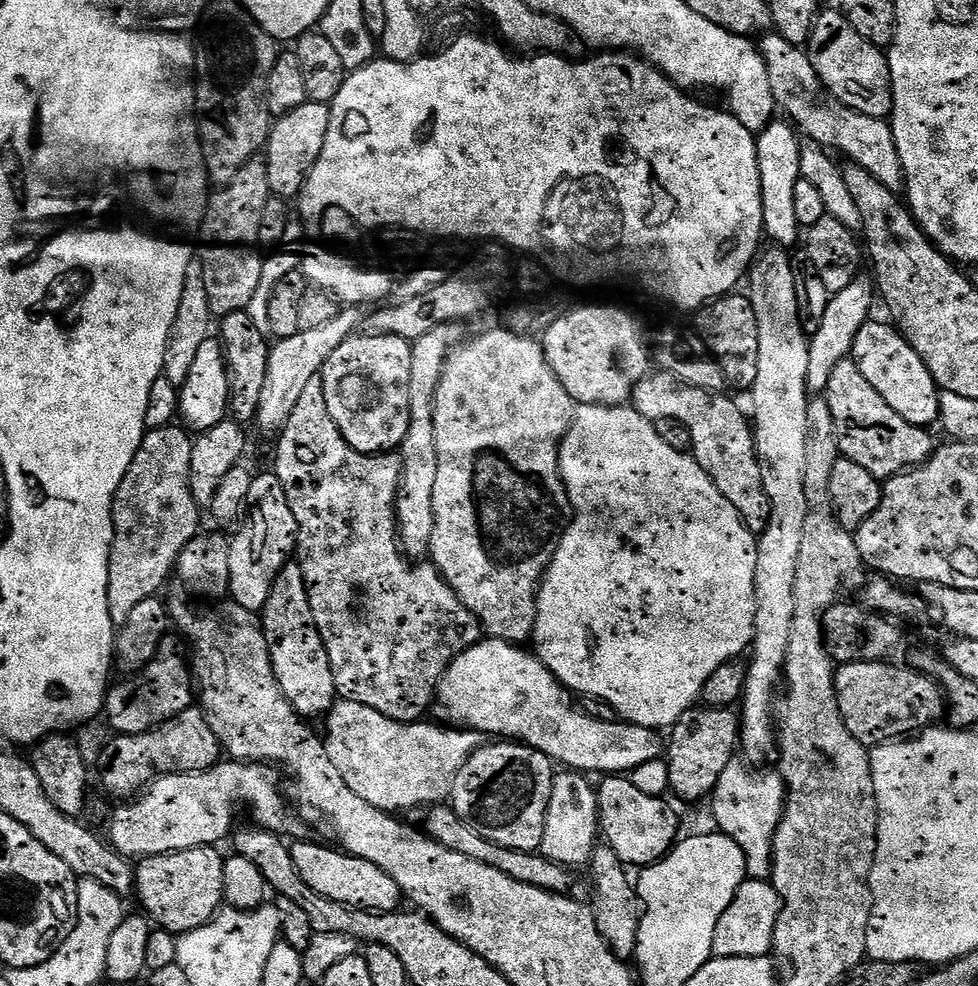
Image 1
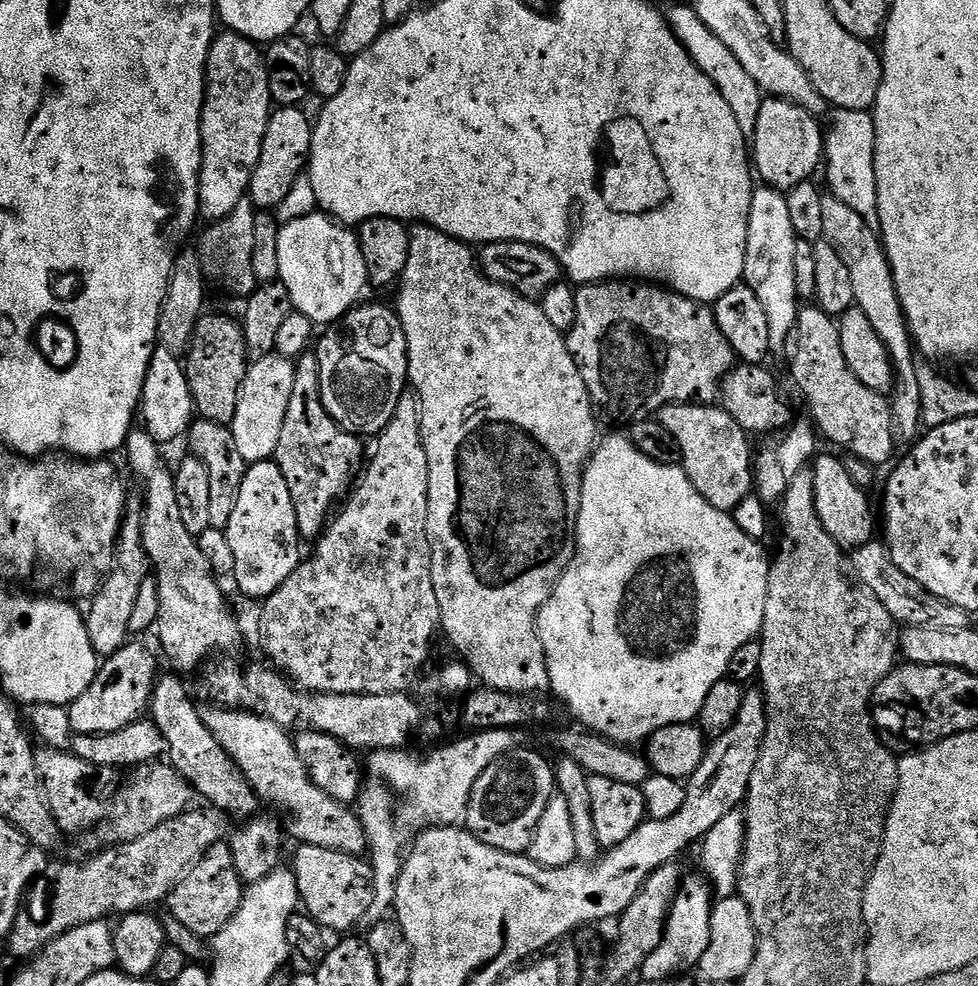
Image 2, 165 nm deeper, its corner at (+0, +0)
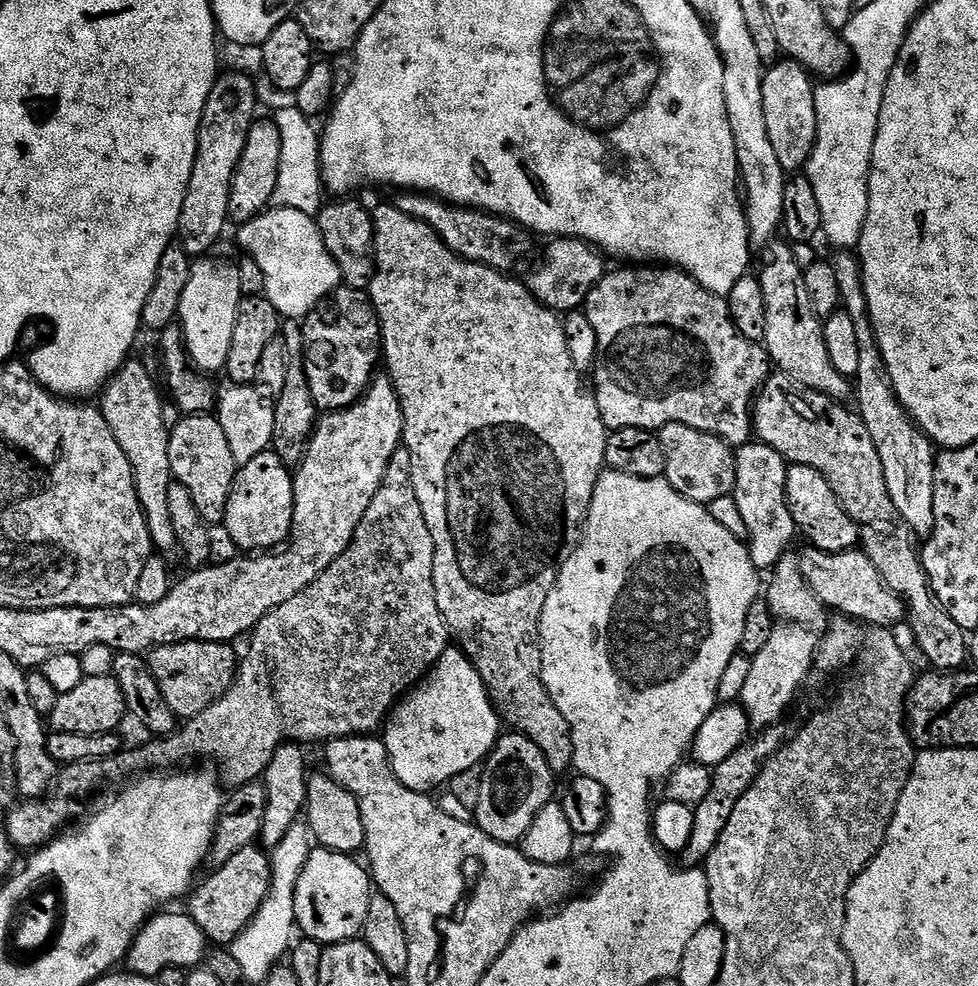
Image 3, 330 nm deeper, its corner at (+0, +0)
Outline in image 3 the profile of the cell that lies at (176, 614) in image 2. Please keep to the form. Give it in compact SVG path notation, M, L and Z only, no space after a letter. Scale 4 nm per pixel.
M128 359L104 385L98 407L110 426L110 431L114 433L114 438L118 438L118 446L122 446L122 454L126 454L130 462L138 502L148 523L153 549L160 554L169 554L168 552L172 551L175 553L178 548L176 523L170 518L170 486L174 483L170 470L172 433L166 428L163 417L166 400L158 380L156 385L156 380L148 373L147 366L136 359Z

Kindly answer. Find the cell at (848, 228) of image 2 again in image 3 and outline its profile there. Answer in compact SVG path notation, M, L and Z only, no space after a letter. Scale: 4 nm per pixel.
M840 250L831 261L834 266L834 274L838 274L838 290L840 291L840 303L843 311L854 318L854 334L858 338L858 374L854 378L854 400L862 422L866 422L866 430L870 430L870 438L874 438L874 446L878 450L878 458L882 458L882 471L886 474L886 490L890 490L890 498L894 501L894 510L902 514L906 526L914 530L917 537L927 538L932 535L934 526L934 490L936 489L936 458L934 445L925 436L923 430L908 416L907 410L900 405L900 399L896 397L896 391L890 380L890 374L886 370L886 362L880 353L880 347L874 334L874 326L870 322L870 314L866 306L866 294L864 283L860 273L859 259L851 251Z

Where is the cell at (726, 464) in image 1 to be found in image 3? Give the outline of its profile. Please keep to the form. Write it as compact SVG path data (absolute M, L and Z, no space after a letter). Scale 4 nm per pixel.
M667 424L658 433L662 450L666 450L666 470L663 479L667 480L682 498L695 504L711 506L718 498L733 495L736 488L736 453L733 445L726 443L714 434L694 430L681 424Z

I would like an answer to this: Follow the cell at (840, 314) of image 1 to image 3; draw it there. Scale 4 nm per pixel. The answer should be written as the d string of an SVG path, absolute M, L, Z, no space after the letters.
M759 442L739 445L735 453L736 488L733 496L738 504L738 510L741 511L742 520L747 526L751 561L754 562L757 571L768 572L789 553L788 546L798 534L786 498L786 474L789 465L784 456Z

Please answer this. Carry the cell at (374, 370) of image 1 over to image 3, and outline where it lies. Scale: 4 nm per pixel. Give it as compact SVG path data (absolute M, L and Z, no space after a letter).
M341 286L319 304L302 321L304 329L304 369L310 382L310 394L317 409L327 414L357 404L368 390L382 364L380 319L372 305L372 297L362 288Z

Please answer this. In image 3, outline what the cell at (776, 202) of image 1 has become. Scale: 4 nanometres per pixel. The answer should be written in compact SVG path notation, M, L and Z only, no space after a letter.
M781 59L764 73L762 110L766 114L766 131L770 133L770 142L785 173L799 173L814 150L818 130L818 114L814 110L816 90L817 85L808 69L803 68L797 60Z

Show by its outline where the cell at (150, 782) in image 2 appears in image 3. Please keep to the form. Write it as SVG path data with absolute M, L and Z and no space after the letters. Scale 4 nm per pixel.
M401 446L394 454L394 458L390 458L390 466L386 470L383 482L380 484L378 494L374 494L374 502L370 502L370 510L366 510L362 522L358 522L358 530L354 534L350 546L346 546L346 550L339 558L313 584L306 586L306 590L302 590L302 594L290 598L290 602L282 602L282 606L278 606L278 610L266 614L266 618L262 618L262 622L258 622L255 628L252 629L250 633L251 640L252 664L256 667L256 672L262 679L272 679L272 696L260 696L259 690L255 688L255 678L241 675L222 699L216 700L206 710L202 710L202 714L187 717L185 724L188 725L185 728L183 725L175 734L167 738L152 738L152 741L145 748L136 748L133 752L121 750L111 760L89 760L87 764L63 765L59 769L54 791L51 795L47 798L28 798L7 809L8 817L3 817L2 822L6 826L8 837L13 847L18 850L21 850L20 848L35 850L37 848L43 848L48 841L56 839L58 833L65 827L63 824L67 820L75 818L76 799L83 792L94 791L103 782L104 776L108 780L120 780L123 776L129 775L128 777L131 777L133 774L144 774L149 770L168 770L176 765L187 765L184 764L187 760L204 759L213 760L220 767L221 773L219 772L219 775L222 777L223 783L229 789L235 790L241 788L244 784L260 780L270 766L276 748L285 742L305 742L304 740L321 740L321 742L327 742L330 740L341 740L344 736L375 733L385 723L386 717L396 707L401 697L411 692L420 683L421 679L428 675L429 670L438 662L438 658L442 658L444 651L450 647L448 623L444 621L442 614L438 610L436 591L434 590L434 538L426 526L426 518L422 518L422 506L418 506L418 494L414 490L410 454L407 448Z

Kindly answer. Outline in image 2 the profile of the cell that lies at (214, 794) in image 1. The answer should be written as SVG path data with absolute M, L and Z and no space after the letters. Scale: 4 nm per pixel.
M40 746L35 749L35 754L36 769L44 785L44 796L48 799L48 805L61 833L84 831L87 833L103 825L109 815L110 805L121 787L121 773L114 768L82 762L82 758L72 755L68 750Z

